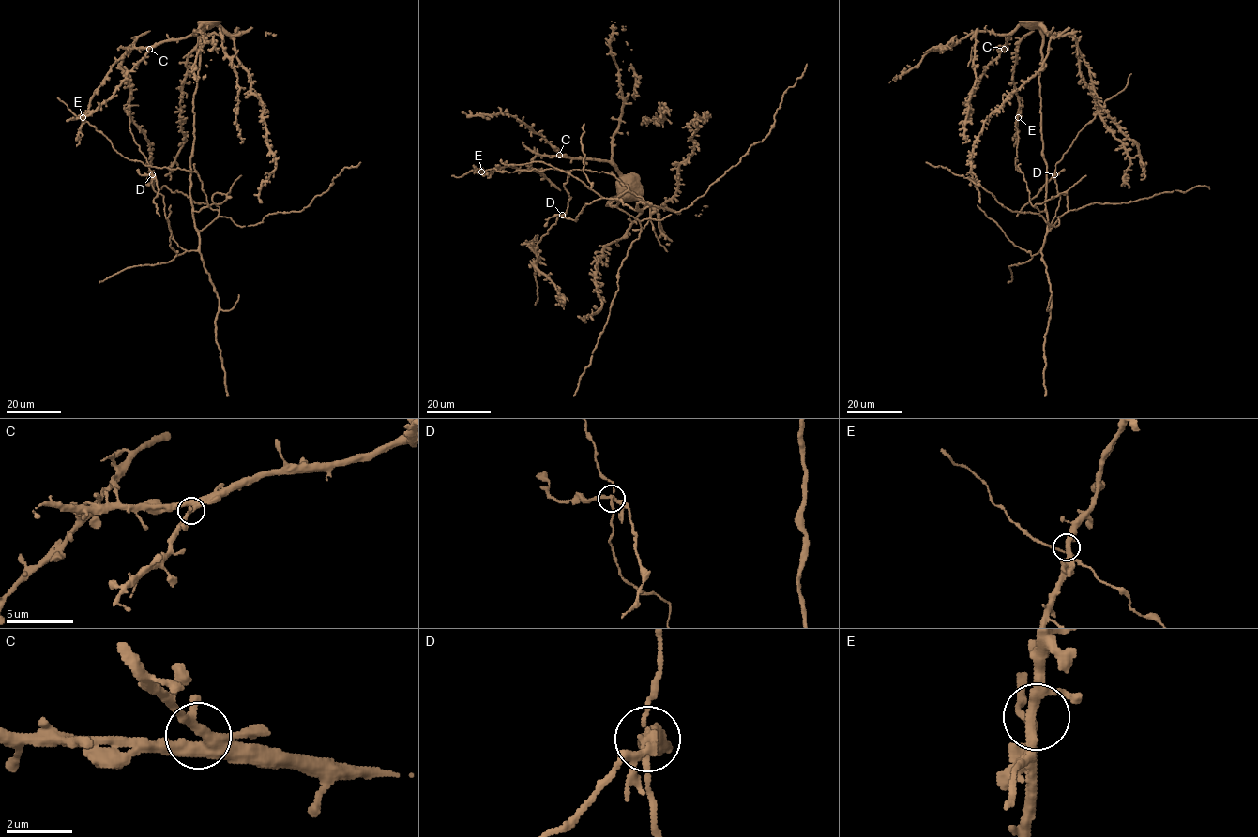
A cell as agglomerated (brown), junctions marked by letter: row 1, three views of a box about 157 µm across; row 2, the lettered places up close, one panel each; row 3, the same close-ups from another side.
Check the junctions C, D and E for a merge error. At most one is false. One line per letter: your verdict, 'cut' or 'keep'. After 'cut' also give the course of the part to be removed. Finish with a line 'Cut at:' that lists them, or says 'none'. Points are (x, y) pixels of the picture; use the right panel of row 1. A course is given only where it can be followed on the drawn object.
C: keep
D: cut; foreign part runs (1054, 174), (1016, 216)
E: keep
Cut at: D

